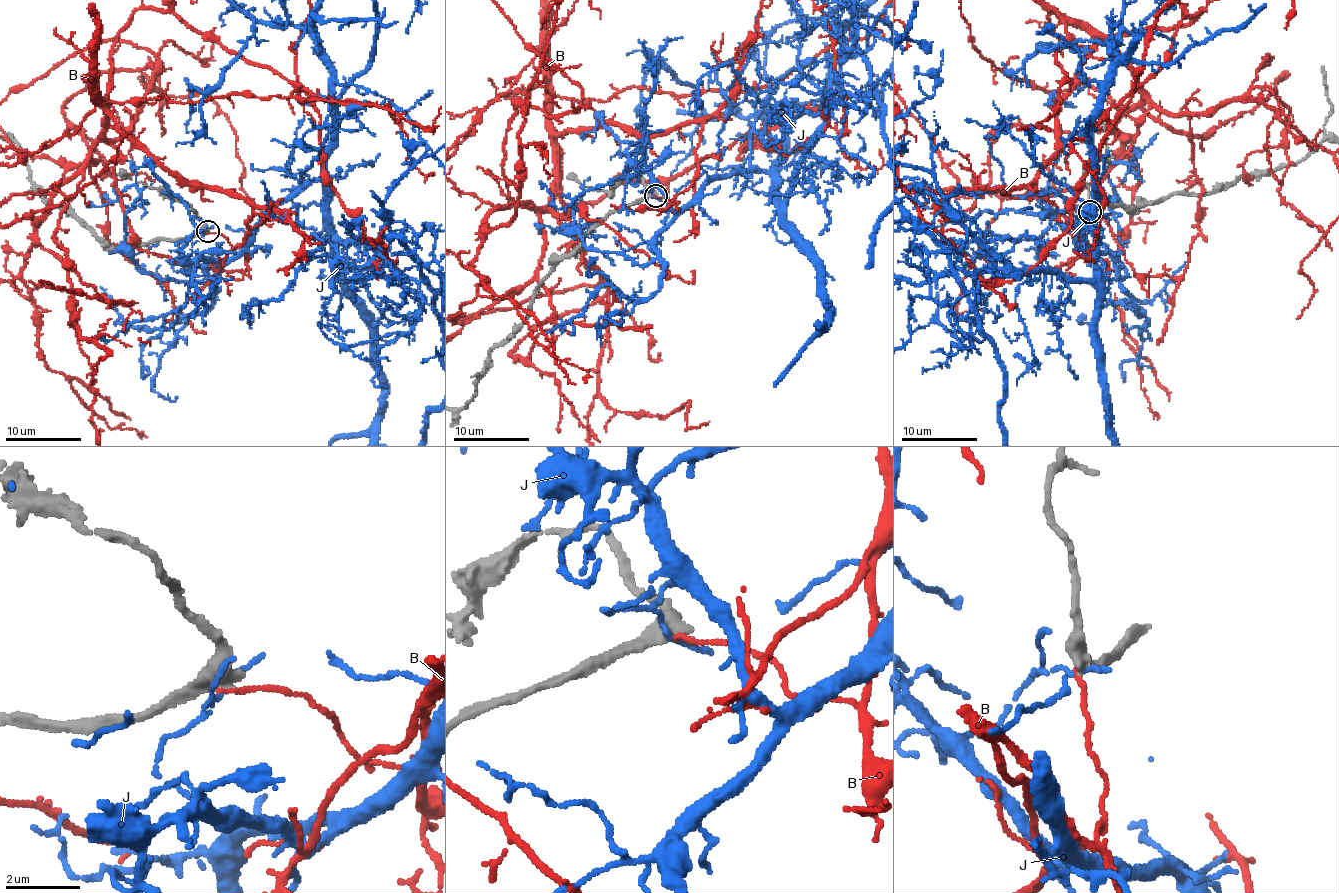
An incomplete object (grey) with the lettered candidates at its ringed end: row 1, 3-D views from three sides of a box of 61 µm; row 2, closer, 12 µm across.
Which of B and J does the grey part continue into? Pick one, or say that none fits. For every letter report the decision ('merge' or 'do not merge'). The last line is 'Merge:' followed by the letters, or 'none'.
B: do not merge
J: do not merge
Merge: none

